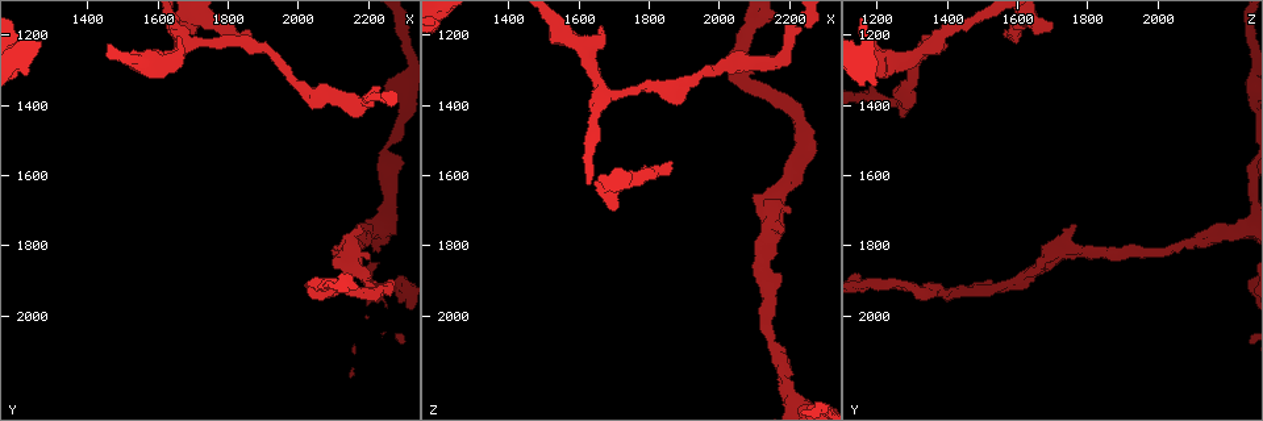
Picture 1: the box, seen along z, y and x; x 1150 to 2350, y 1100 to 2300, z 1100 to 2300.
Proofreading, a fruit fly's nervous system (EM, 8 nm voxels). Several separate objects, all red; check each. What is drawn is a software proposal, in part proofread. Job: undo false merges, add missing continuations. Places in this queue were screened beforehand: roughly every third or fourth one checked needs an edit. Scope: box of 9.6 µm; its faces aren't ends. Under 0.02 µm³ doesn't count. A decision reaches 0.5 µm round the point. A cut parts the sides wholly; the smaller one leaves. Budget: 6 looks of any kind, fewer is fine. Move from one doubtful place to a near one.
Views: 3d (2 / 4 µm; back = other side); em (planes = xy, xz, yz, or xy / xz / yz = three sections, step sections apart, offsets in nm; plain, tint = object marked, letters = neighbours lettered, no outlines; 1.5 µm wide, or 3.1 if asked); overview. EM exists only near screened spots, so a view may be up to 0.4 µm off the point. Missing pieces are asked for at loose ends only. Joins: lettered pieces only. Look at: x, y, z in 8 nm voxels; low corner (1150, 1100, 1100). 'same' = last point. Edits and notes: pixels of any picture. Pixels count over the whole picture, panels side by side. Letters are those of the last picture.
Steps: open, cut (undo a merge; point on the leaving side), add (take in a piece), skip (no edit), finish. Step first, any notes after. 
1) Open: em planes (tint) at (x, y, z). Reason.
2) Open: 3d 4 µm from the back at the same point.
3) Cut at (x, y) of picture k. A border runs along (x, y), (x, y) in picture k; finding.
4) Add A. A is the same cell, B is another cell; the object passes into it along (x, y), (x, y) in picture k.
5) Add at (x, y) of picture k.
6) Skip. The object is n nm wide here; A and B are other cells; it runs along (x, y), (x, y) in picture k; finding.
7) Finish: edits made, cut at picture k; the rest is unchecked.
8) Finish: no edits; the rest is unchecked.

Open: em planes (letters) at (2140, 1800, 2060). Narrows sharply.

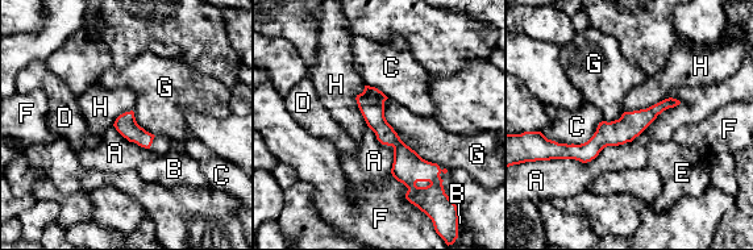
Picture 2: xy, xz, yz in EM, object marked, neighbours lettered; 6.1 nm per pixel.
Skip. The object is 140 nm wide here; A, B, C, D, E, F, G and H are other cells; a border runs along (387, 98), (386, 121), (404, 144) in picture 2; one neuron here.

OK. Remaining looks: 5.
Open: em planes (letters) at (1860, 1210, 1570). Branch stops here.

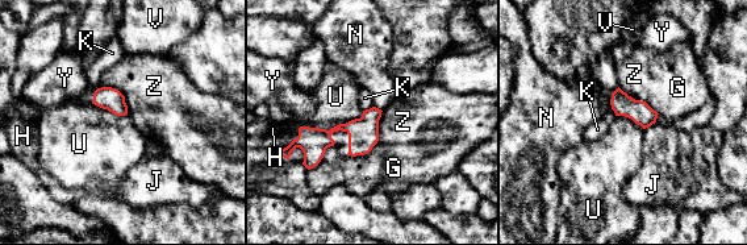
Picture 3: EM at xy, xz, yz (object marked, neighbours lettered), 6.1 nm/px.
Skip. G, H, J, K, N, U, V, Y and Z are other cells; a border runs along (363, 111), (329, 129), (317, 128) in picture 3; no lettered piece goes on from it.

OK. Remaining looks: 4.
Open: 3d 2 µm from the back at (1650, 1200, 1190). An open end.

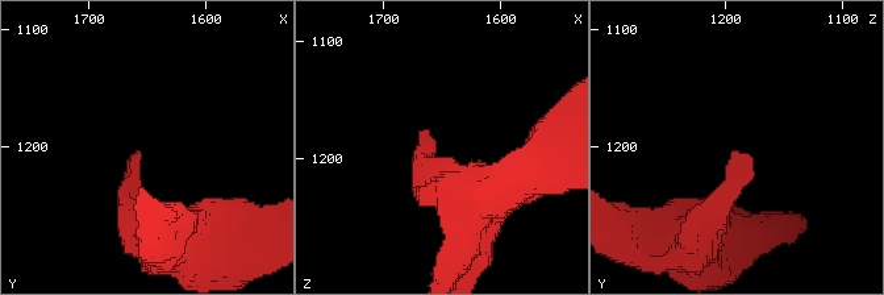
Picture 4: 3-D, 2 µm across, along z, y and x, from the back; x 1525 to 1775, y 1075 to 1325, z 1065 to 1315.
Open: em xz step 8 (tint) at (1658, 1206, 1186).

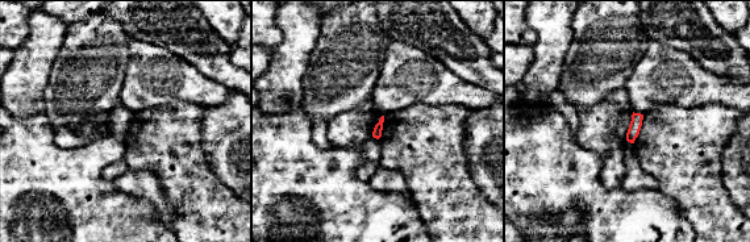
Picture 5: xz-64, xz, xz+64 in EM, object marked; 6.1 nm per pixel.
Open: em planes (letters) at the same point. Cut it another way.

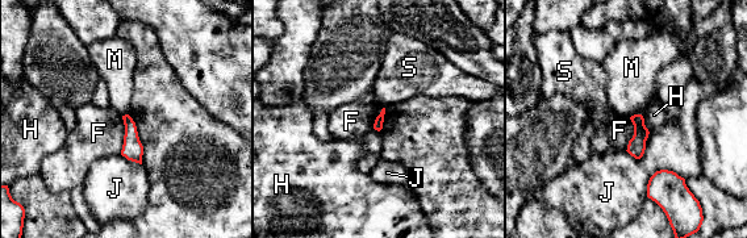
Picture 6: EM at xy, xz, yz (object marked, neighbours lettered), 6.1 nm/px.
Skip. F, H, J, M and S are other cells; no lettered piece goes on from it.

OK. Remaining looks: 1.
Finish: no edits; the rest is unchecked.

